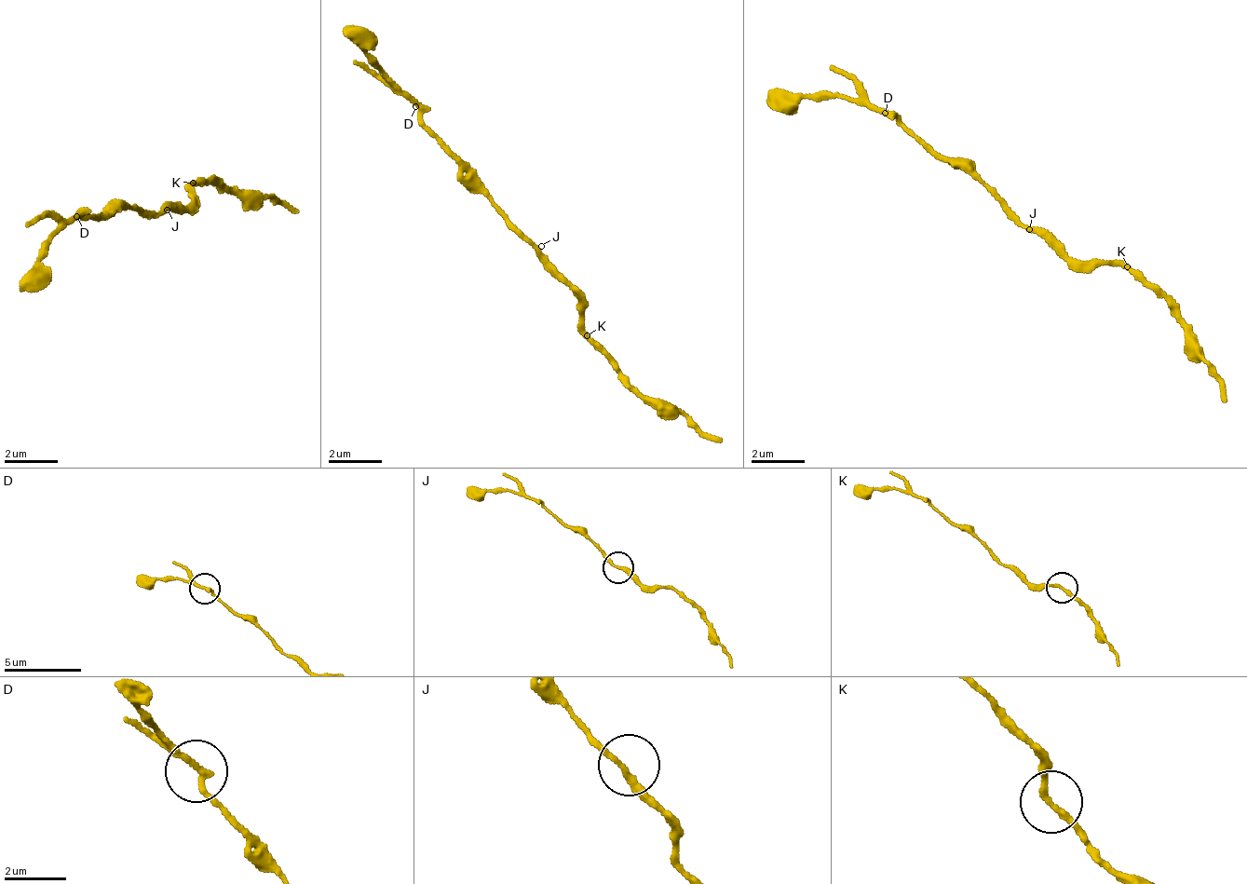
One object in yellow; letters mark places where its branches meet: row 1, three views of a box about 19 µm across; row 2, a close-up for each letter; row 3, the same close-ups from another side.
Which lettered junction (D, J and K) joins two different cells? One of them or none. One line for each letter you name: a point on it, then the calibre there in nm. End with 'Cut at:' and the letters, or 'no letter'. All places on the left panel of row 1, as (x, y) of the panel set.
Cut at: no letter

